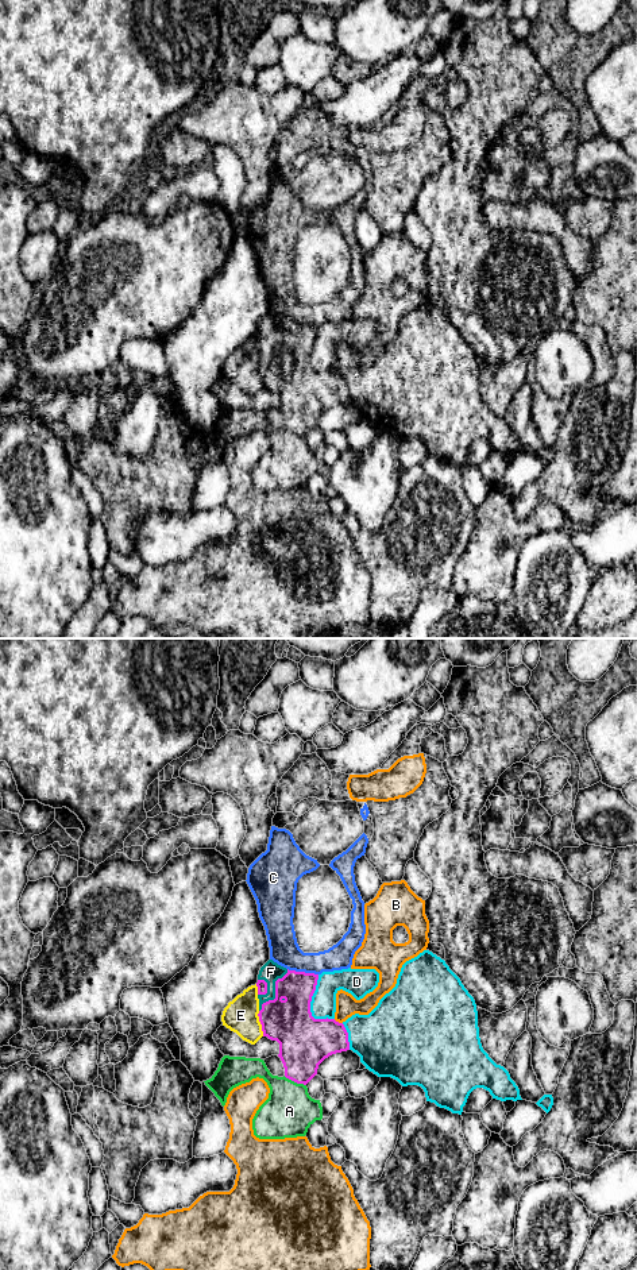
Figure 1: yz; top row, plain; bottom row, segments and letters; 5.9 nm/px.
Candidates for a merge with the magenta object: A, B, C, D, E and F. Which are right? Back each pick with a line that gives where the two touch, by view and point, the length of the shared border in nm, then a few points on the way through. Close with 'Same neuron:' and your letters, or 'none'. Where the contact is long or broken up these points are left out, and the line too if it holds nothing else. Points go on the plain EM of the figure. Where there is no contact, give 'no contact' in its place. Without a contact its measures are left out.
F: meets magenta in yz at (275, 344); contact 300 nm long
Same neuron: F

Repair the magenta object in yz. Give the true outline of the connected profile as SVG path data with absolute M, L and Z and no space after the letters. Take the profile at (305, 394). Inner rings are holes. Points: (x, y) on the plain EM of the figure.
M269 312L258 327L259 374L263 389L279 395L285 429L306 437L316 426L318 417L332 406L350 402L348 385L335 371L314 371L310 364L312 348L318 327L289 323Z

